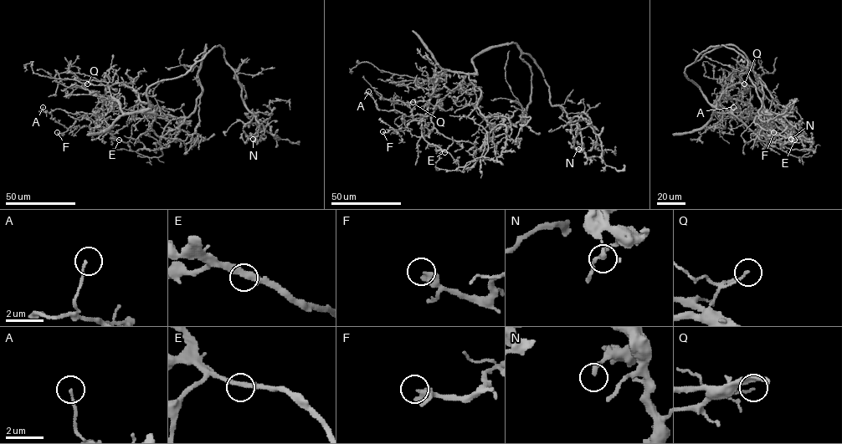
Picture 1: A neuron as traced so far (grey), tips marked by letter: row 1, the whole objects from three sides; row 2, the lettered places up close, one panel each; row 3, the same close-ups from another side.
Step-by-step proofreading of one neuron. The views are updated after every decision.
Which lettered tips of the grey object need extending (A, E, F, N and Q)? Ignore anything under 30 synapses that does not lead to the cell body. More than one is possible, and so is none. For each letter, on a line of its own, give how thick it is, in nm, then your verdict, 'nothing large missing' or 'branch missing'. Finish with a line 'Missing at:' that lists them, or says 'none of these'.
A: 110 nm thick; nothing large missing
E: 280 nm thick; nothing large missing
F: 480 nm thick; nothing large missing
N: 200 nm thick; nothing large missing
Q: 110 nm thick; nothing large missing
Missing at: none of these

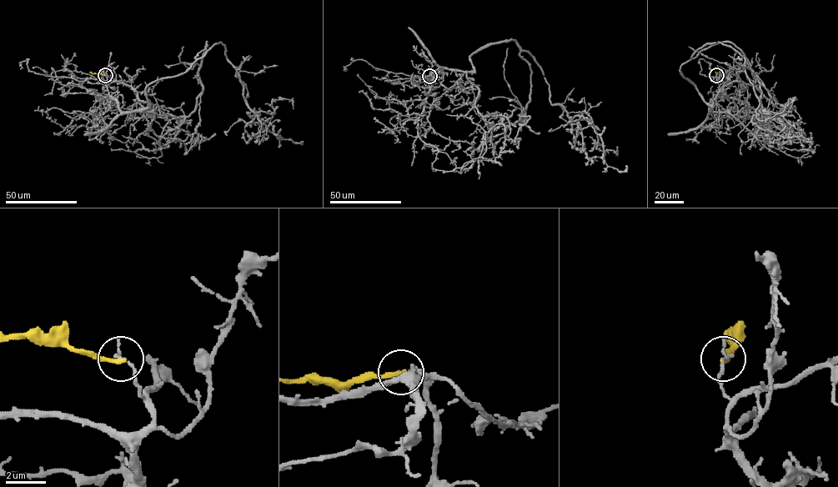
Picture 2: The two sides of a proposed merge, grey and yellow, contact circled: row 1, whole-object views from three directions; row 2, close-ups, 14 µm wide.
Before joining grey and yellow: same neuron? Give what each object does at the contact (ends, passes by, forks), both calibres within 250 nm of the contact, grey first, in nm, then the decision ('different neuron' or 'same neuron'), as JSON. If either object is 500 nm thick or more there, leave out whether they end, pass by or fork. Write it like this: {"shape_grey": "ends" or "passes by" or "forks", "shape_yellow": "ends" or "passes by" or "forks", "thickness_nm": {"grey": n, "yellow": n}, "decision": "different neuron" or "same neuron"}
{"shape_grey": "ends", "shape_yellow": "ends", "thickness_nm": {"grey": 180, "yellow": 220}, "decision": "different neuron"}

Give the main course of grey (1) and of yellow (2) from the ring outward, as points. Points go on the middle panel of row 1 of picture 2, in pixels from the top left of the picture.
1: (429, 76), (473, 71), (473, 53), (513, 39), (552, 104), (570, 118), (584, 111), (605, 163), (626, 165)
2: (429, 76), (413, 75)

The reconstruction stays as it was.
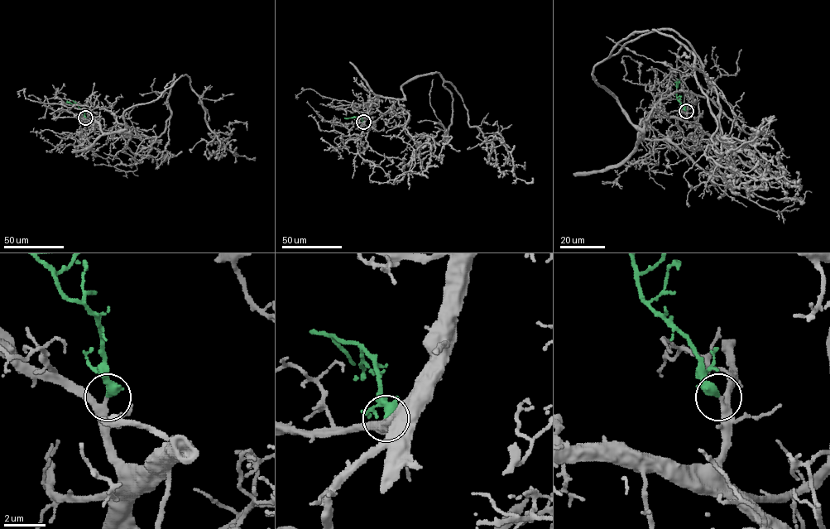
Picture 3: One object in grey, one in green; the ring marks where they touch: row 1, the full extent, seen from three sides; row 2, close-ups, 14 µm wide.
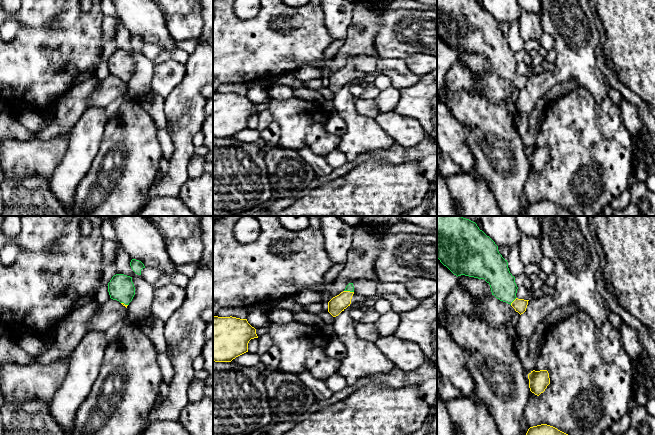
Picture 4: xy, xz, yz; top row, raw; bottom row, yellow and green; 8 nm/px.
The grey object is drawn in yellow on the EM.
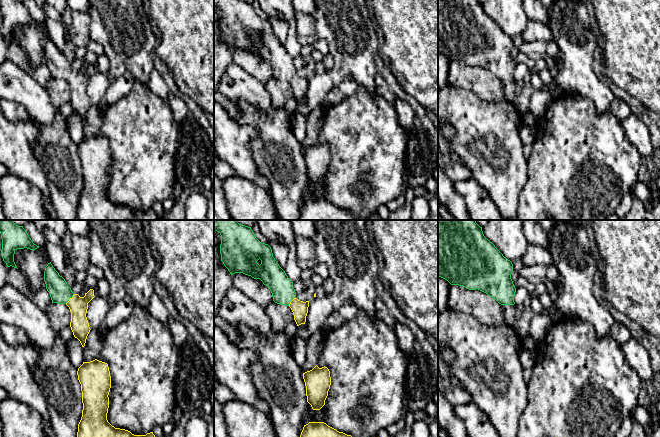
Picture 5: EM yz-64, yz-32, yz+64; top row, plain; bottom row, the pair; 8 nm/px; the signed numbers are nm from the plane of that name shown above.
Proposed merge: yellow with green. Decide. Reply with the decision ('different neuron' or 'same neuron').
same neuron

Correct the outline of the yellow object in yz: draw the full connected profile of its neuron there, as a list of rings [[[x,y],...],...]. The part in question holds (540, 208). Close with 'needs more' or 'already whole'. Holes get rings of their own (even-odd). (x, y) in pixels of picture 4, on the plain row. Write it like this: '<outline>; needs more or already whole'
[[[541,200],[530,203],[524,216],[574,216],[574,214],[553,202]]]; already whole

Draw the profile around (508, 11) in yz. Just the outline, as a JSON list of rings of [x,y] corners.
[[[482,0],[482,7],[489,12],[497,22],[512,24],[520,20],[522,9],[517,0]]]

